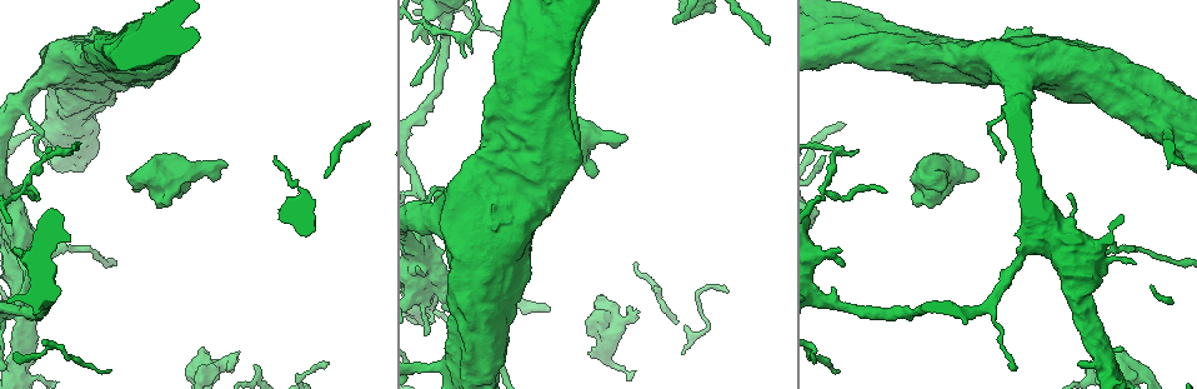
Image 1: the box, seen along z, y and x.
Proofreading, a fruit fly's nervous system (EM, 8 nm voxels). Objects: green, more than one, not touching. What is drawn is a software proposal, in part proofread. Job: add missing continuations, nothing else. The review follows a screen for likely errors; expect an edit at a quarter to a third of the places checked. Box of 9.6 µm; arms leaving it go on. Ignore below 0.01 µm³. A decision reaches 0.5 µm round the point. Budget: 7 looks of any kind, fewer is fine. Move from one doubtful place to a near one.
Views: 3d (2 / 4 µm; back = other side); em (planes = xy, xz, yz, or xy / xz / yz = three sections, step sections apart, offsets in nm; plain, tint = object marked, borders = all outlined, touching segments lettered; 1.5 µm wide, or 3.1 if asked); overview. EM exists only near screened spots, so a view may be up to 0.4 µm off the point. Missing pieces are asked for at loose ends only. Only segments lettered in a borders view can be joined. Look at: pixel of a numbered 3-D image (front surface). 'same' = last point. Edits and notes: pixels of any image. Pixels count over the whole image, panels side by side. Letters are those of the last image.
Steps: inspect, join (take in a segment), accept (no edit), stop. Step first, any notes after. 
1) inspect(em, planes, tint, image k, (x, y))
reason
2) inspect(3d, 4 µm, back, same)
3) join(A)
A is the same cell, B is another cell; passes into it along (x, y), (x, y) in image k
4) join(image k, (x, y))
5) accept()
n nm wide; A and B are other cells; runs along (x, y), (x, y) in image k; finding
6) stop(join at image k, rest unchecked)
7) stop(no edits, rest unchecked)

inspect(3d, 2 µm, back, image 1, (225, 162))
free end

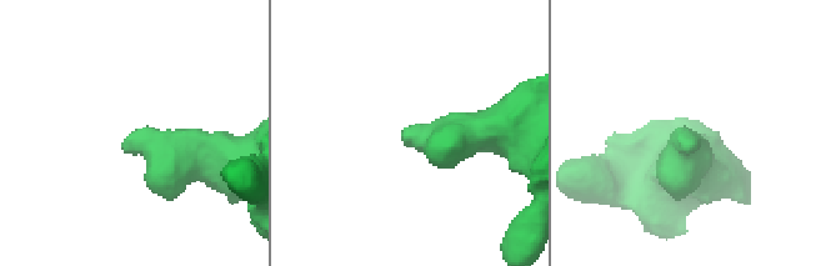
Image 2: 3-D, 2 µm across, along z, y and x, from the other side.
inspect(em, planes, borders, image 2, (125, 145))

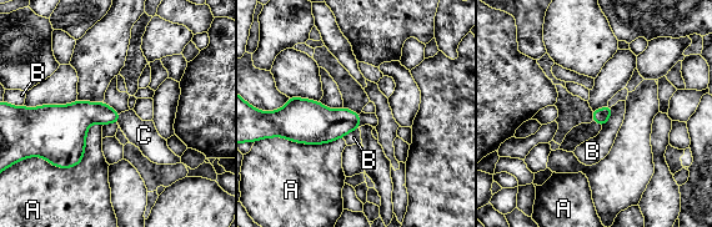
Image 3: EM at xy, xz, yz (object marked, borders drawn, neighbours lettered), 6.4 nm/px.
join(C)
C is the same cell, A and B are other cells; passes into it along (321, 125), (359, 120), (365, 119) in image 3; it goes on there

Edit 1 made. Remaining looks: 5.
inspect(3d, 4 µm, back, image 1, (839, 369))
thin end

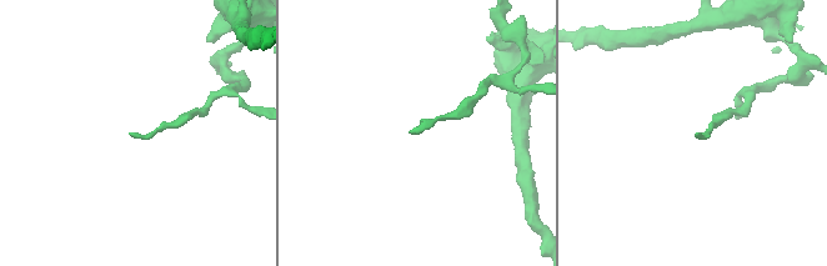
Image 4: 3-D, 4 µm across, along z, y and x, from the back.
inspect(em, xy, step 4, borders, image 4, (409, 133))

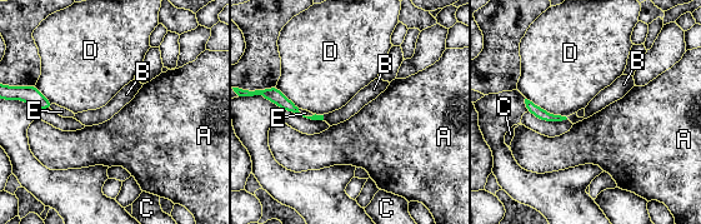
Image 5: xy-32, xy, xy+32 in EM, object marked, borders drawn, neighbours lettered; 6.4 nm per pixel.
inspect(em, yz, step 4, borders, same)

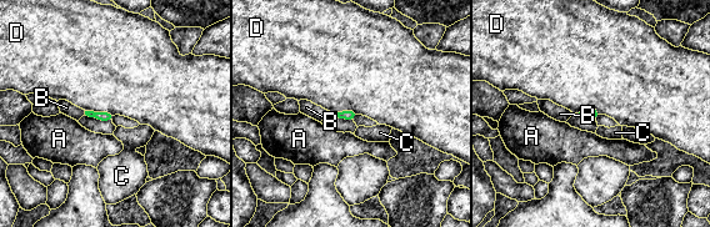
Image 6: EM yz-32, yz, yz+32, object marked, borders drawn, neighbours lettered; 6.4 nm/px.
accept()
80 nm wide; D touches over 200 nm; A, B, C and D are other cells; none of them fits

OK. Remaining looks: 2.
stop(join at image 3, rest unchecked)

